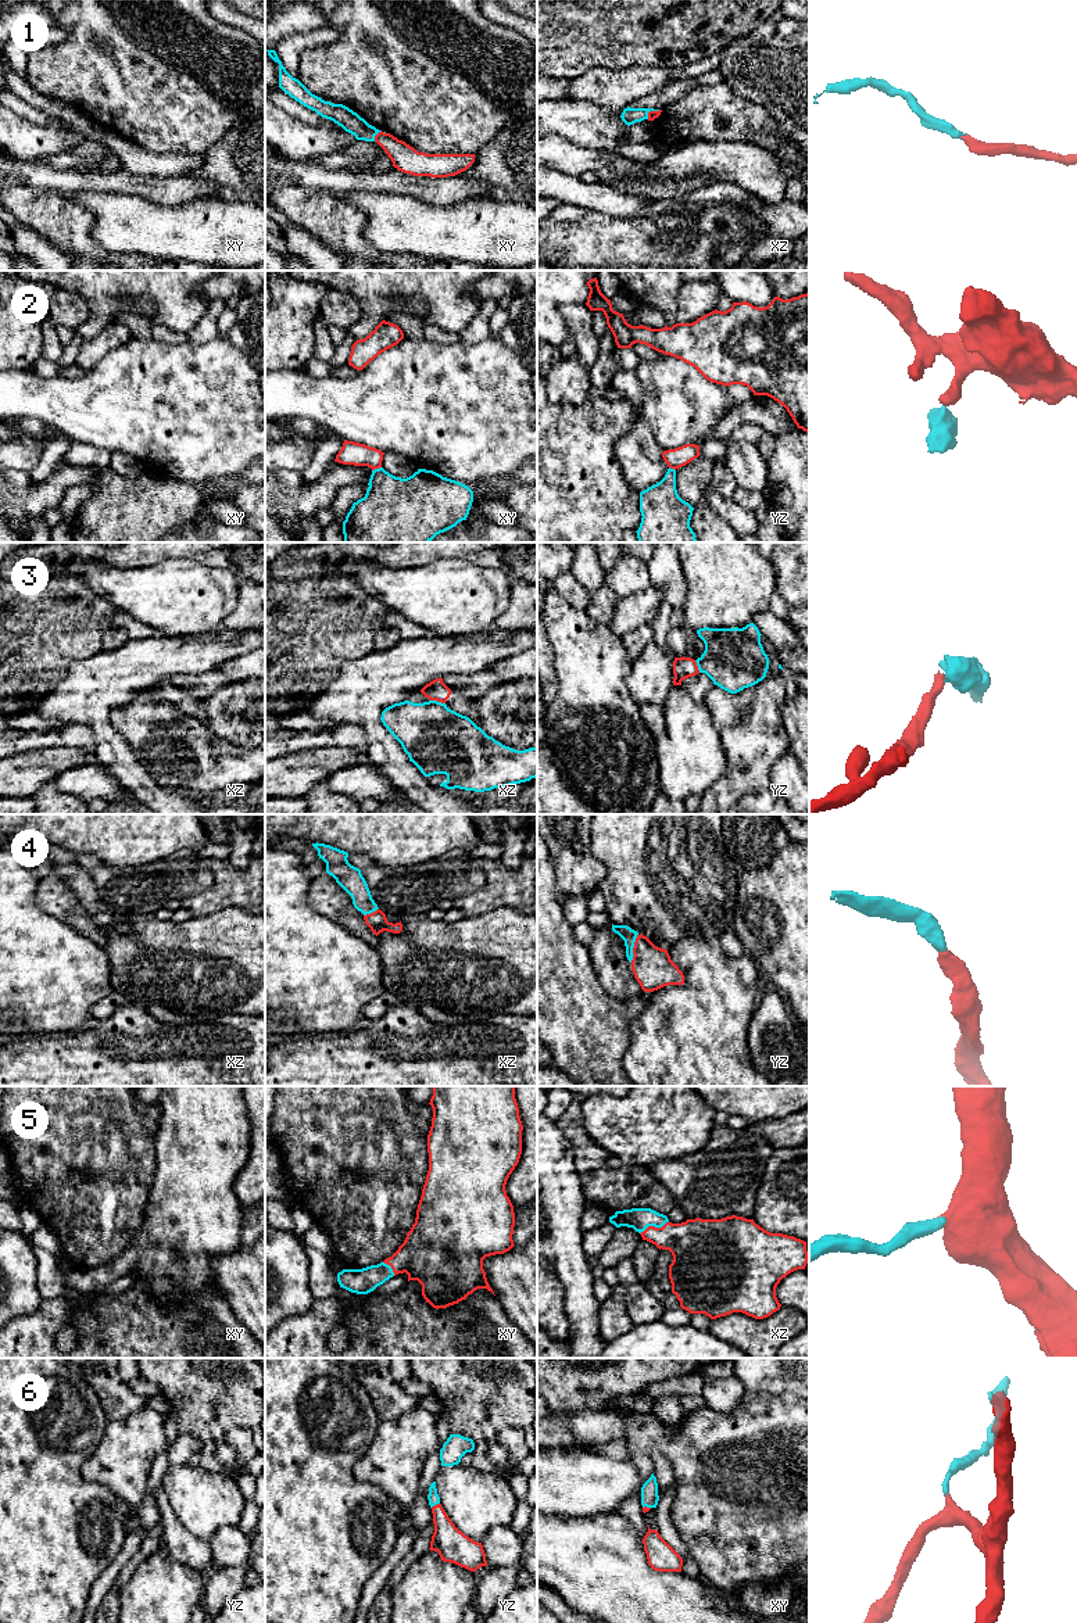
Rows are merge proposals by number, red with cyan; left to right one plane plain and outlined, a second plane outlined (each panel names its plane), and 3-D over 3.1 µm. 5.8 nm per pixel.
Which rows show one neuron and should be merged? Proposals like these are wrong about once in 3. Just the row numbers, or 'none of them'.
1, 4, 5, 6

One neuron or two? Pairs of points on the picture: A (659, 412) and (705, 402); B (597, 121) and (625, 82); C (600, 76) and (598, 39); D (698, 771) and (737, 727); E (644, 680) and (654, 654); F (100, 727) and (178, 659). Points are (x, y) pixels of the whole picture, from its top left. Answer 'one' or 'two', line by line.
A: one
B: two
C: two
D: two
E: one
F: one

